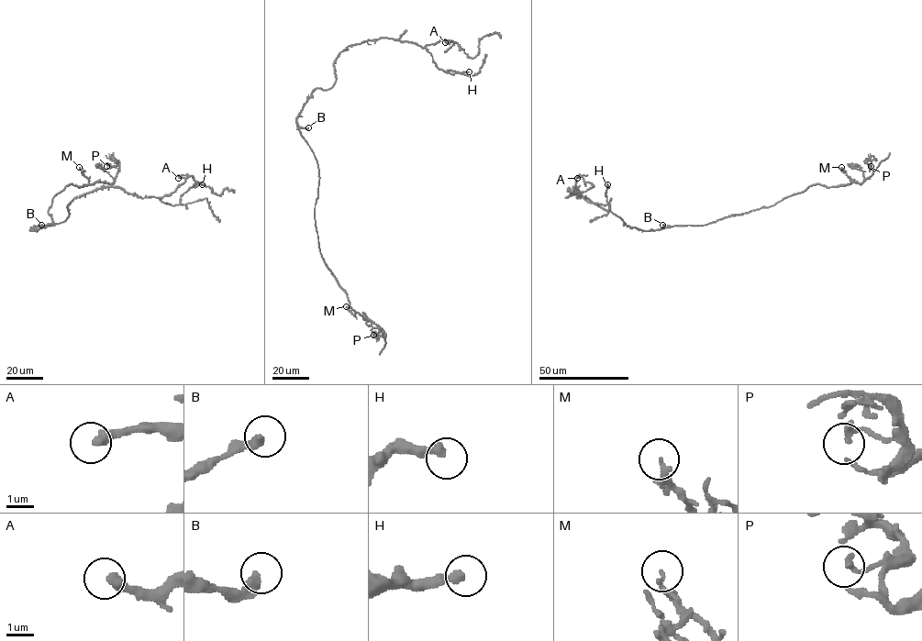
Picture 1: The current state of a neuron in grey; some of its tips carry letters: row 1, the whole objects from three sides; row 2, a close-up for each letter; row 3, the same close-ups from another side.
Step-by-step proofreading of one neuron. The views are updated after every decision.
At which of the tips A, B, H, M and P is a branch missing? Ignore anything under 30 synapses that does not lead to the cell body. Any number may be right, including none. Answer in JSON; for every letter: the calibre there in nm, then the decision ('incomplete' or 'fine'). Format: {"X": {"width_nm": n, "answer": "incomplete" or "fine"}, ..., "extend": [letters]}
{"A": {"width_nm": 360, "answer": "fine"}, "B": {"width_nm": 400, "answer": "fine"}, "H": {"width_nm": 300, "answer": "fine"}, "M": {"width_nm": 110, "answer": "fine"}, "P": {"width_nm": 220, "answer": "fine"}, "extend": []}

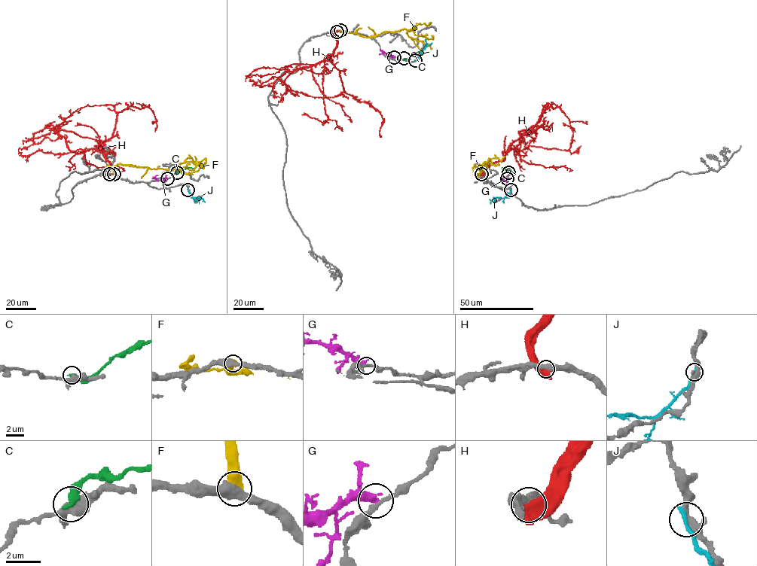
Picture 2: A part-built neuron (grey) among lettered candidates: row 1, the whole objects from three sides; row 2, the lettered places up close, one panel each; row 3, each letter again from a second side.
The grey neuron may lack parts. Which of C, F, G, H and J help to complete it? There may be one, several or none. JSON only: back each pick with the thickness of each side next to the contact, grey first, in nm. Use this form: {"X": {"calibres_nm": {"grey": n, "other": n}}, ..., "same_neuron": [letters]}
{"same_neuron": []}

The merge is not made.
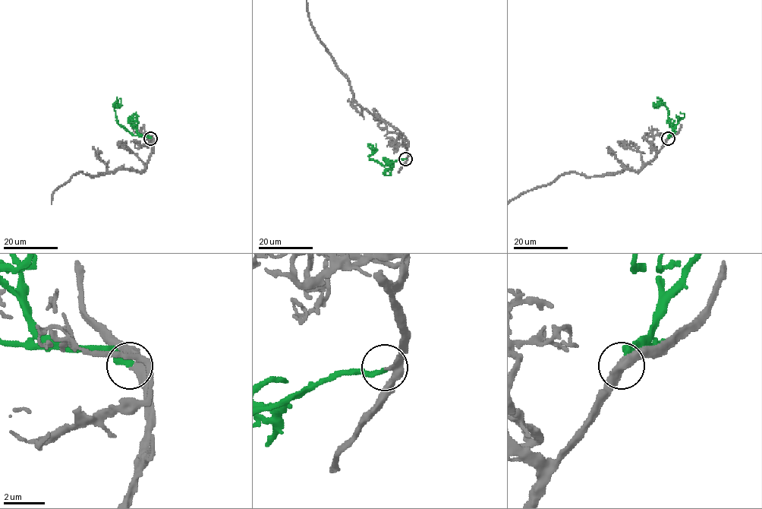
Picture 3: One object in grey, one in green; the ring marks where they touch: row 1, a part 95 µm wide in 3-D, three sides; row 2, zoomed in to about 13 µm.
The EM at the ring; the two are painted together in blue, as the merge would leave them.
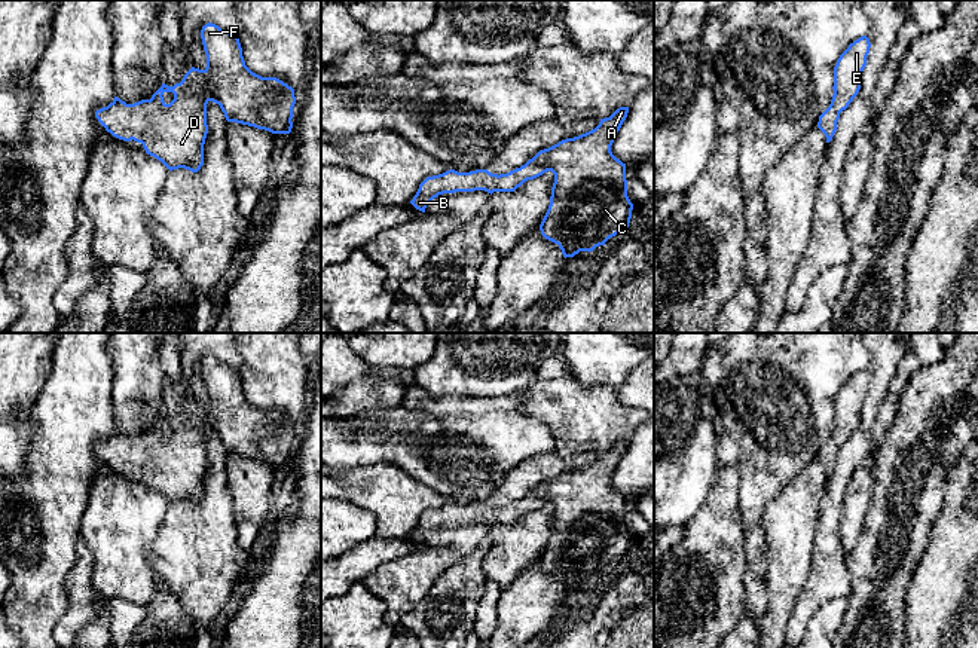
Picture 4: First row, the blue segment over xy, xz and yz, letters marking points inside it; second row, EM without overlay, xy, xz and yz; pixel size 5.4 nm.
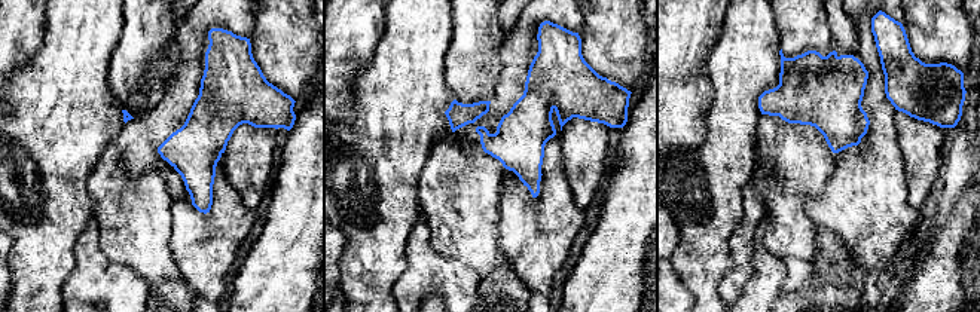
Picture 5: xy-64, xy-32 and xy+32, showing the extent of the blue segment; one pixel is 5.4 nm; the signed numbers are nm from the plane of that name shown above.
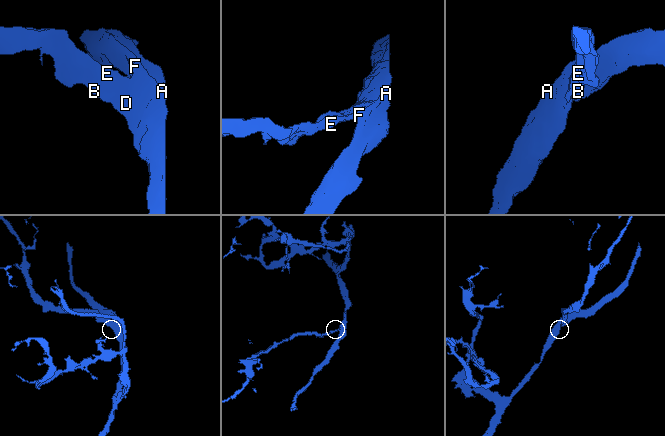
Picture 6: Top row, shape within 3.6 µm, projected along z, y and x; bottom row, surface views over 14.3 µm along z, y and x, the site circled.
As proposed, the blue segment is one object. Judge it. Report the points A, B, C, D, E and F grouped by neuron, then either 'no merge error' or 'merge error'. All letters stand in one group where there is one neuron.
A B C D E F; no merge error

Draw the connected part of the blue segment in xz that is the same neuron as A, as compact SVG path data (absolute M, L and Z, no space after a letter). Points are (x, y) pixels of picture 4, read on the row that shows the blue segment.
M629 107L617 108L609 117L600 119L595 129L540 150L507 174L449 169L427 177L410 204L425 213L427 205L443 193L514 192L525 181L551 171L554 183L548 210L540 224L541 235L557 244L565 259L580 251L590 253L626 232L632 218L626 163L611 152L627 113Z

